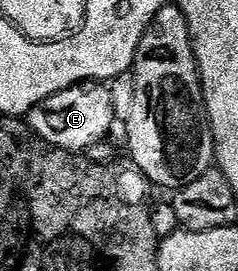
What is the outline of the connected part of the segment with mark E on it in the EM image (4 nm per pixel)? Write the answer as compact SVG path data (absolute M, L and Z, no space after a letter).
M83 81L64 91L56 91L56 95L36 103L30 109L28 124L30 131L41 141L46 141L57 149L67 149L70 153L85 154L93 150L94 146L103 144L110 128L116 125L110 90L105 84Z

